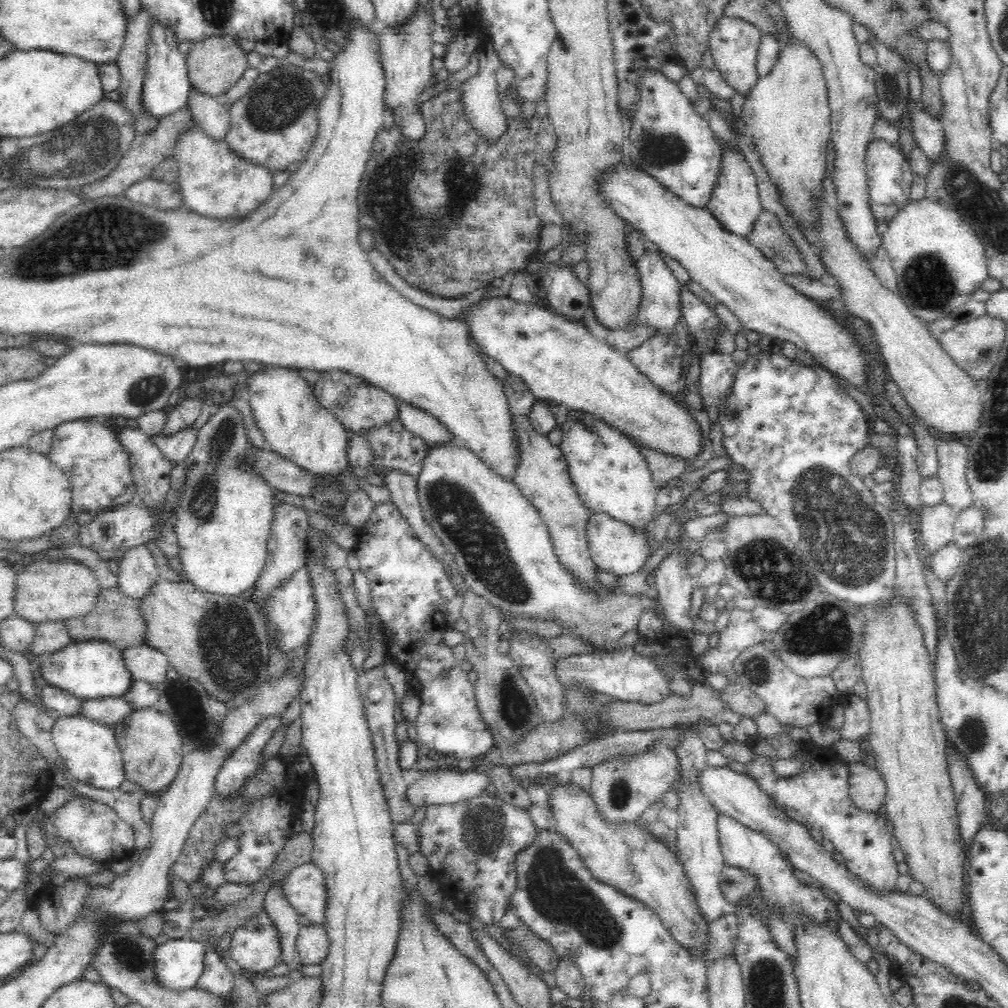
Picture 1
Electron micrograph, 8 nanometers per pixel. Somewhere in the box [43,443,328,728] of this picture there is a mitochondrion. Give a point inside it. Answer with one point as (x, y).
(230, 649)

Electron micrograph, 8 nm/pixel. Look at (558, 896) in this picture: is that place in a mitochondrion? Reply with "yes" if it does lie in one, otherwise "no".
yes

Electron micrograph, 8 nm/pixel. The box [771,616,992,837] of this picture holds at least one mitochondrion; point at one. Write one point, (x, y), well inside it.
(973, 732)

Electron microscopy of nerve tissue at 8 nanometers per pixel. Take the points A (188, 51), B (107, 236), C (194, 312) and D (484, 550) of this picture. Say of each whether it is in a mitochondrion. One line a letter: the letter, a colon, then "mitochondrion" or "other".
A: other
B: mitochondrion
C: other
D: mitochondrion

